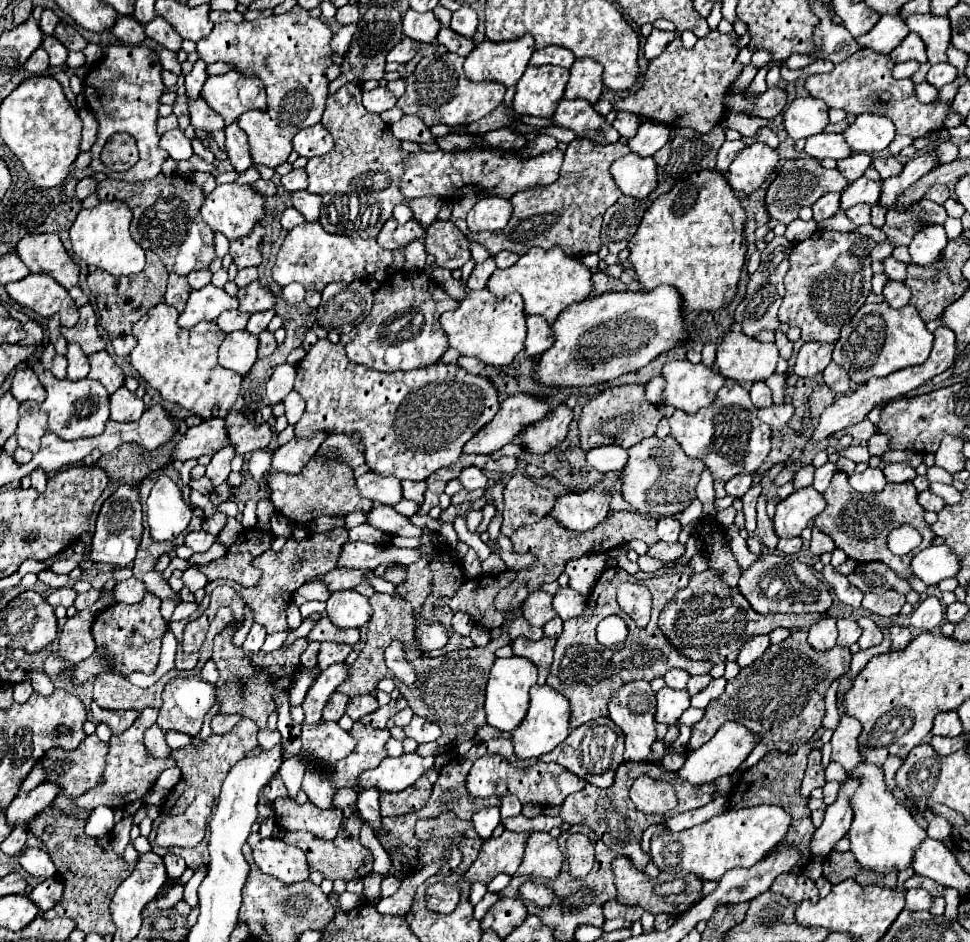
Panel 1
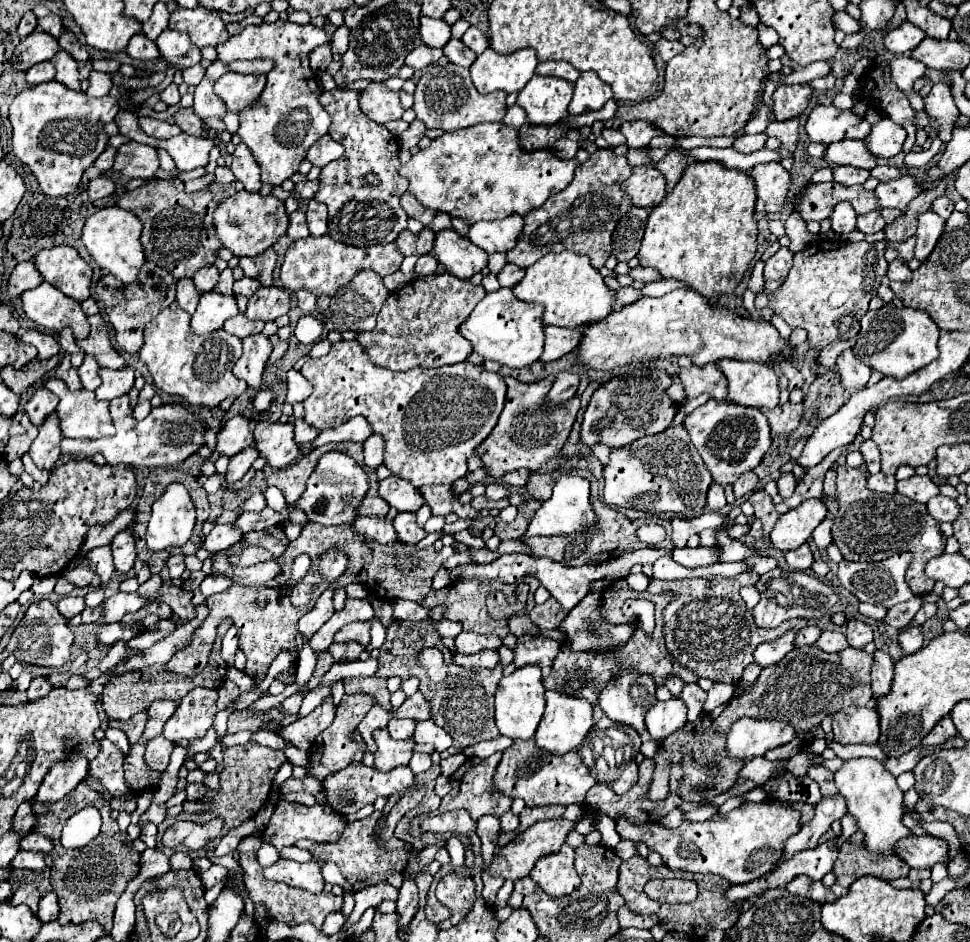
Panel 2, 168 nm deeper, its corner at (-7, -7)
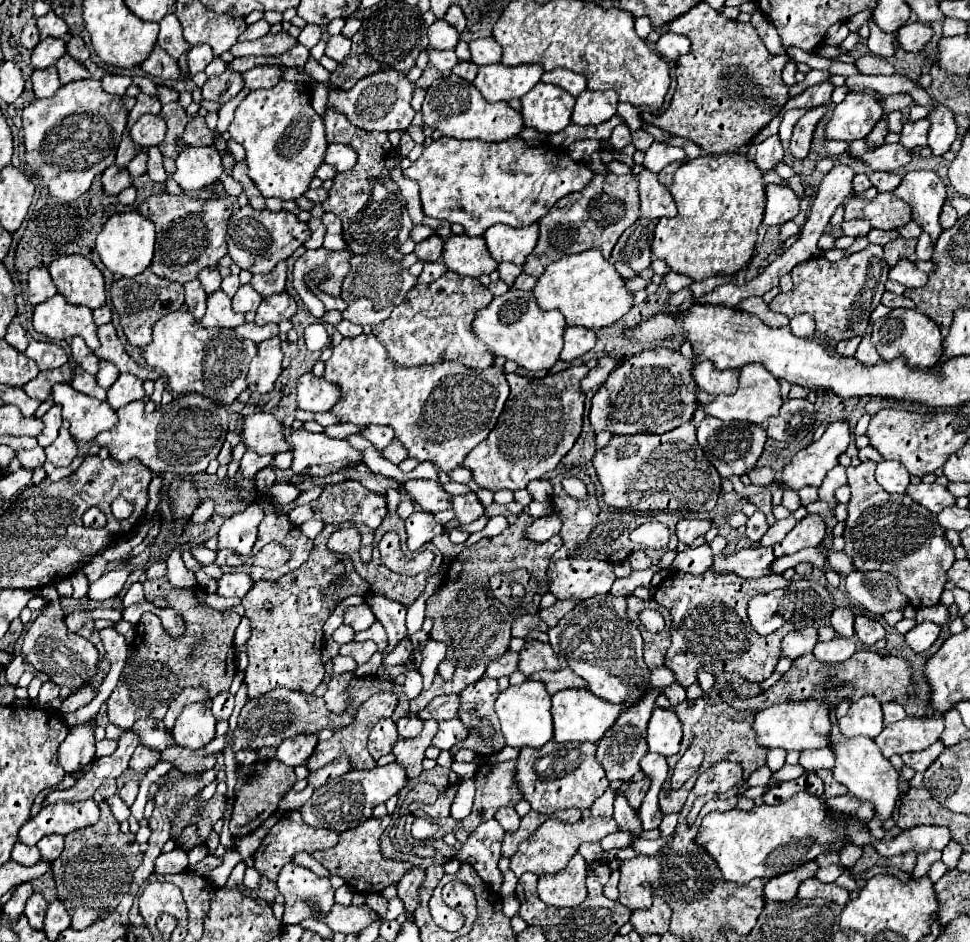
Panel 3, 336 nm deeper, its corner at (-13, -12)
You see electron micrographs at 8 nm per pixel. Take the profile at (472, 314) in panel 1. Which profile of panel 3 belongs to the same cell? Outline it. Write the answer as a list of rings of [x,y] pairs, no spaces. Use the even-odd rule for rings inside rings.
[[[508,290],[504,296],[498,296],[490,302],[490,306],[482,308],[474,322],[474,334],[490,346],[490,352],[496,356],[504,356],[506,360],[516,362],[524,370],[548,370],[556,364],[560,350],[562,350],[562,334],[566,322],[558,310],[544,312],[538,308],[536,298],[530,292]]]

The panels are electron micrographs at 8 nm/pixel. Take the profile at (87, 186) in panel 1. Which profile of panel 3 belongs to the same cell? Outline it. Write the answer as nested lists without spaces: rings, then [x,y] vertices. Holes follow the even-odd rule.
[[[110,166],[102,172],[102,190],[106,196],[118,196],[130,184],[132,184],[132,178],[126,168]]]

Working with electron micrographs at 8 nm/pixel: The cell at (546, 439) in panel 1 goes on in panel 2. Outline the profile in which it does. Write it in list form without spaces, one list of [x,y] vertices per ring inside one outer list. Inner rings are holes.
[[[550,375],[534,383],[522,383],[514,377],[506,377],[508,393],[506,393],[506,403],[500,413],[500,419],[492,429],[492,433],[476,447],[476,455],[480,457],[482,467],[490,477],[502,479],[506,473],[512,473],[516,469],[538,471],[566,443],[572,423],[576,419],[576,413],[580,409],[580,399],[572,397],[562,405],[544,401],[542,395],[548,395],[554,379],[556,377]]]

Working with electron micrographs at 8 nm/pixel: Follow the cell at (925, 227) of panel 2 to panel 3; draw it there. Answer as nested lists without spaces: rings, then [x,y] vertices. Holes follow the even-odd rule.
[[[933,171],[908,172],[894,190],[894,196],[910,204],[912,220],[932,236],[932,242],[936,242],[942,232],[938,216],[946,200],[946,186],[940,176]]]

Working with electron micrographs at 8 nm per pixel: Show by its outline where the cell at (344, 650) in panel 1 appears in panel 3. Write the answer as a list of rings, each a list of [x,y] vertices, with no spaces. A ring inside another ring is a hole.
[[[348,642],[340,646],[340,656],[350,656],[356,660],[356,664],[364,664],[370,660],[370,656],[376,652],[374,642]]]

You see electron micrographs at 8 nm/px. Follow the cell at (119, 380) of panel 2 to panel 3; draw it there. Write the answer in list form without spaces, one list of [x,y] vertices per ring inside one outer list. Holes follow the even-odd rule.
[[[120,374],[118,380],[108,388],[108,406],[118,410],[122,406],[126,406],[132,400],[140,400],[144,398],[144,388],[142,388],[142,380],[134,378],[132,374]]]

